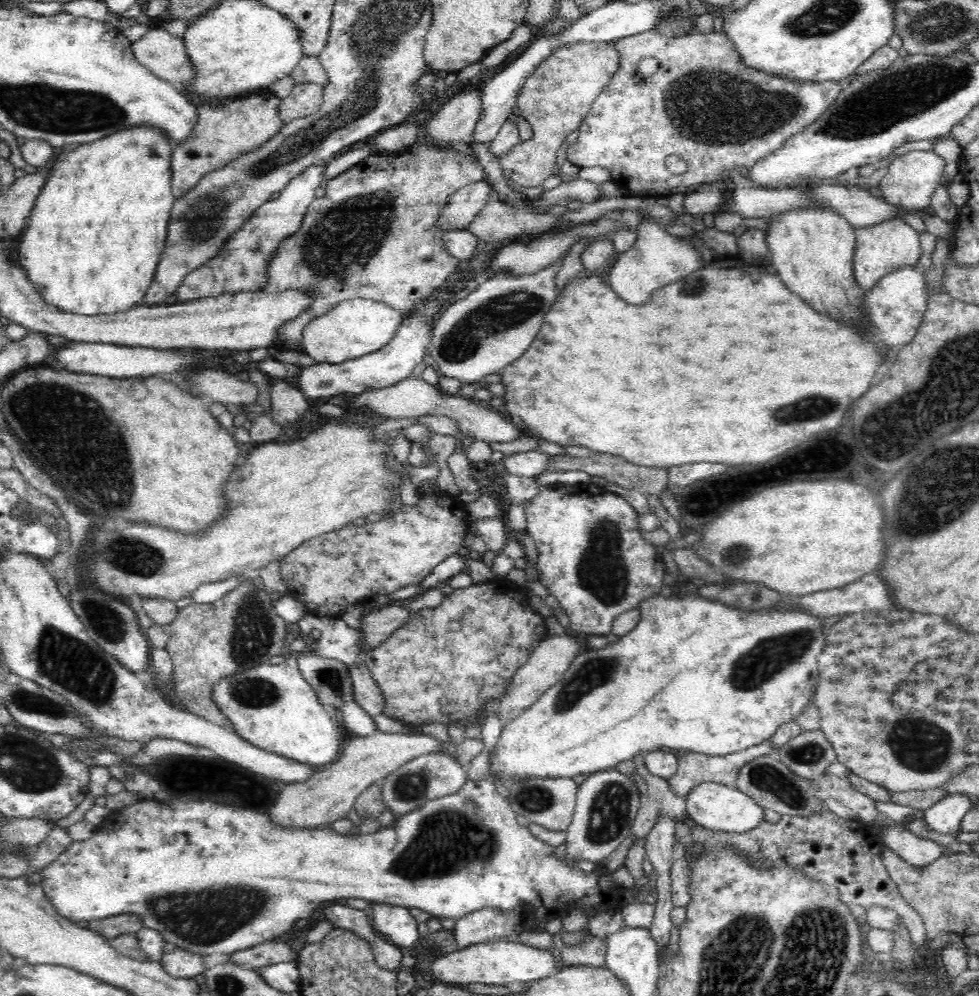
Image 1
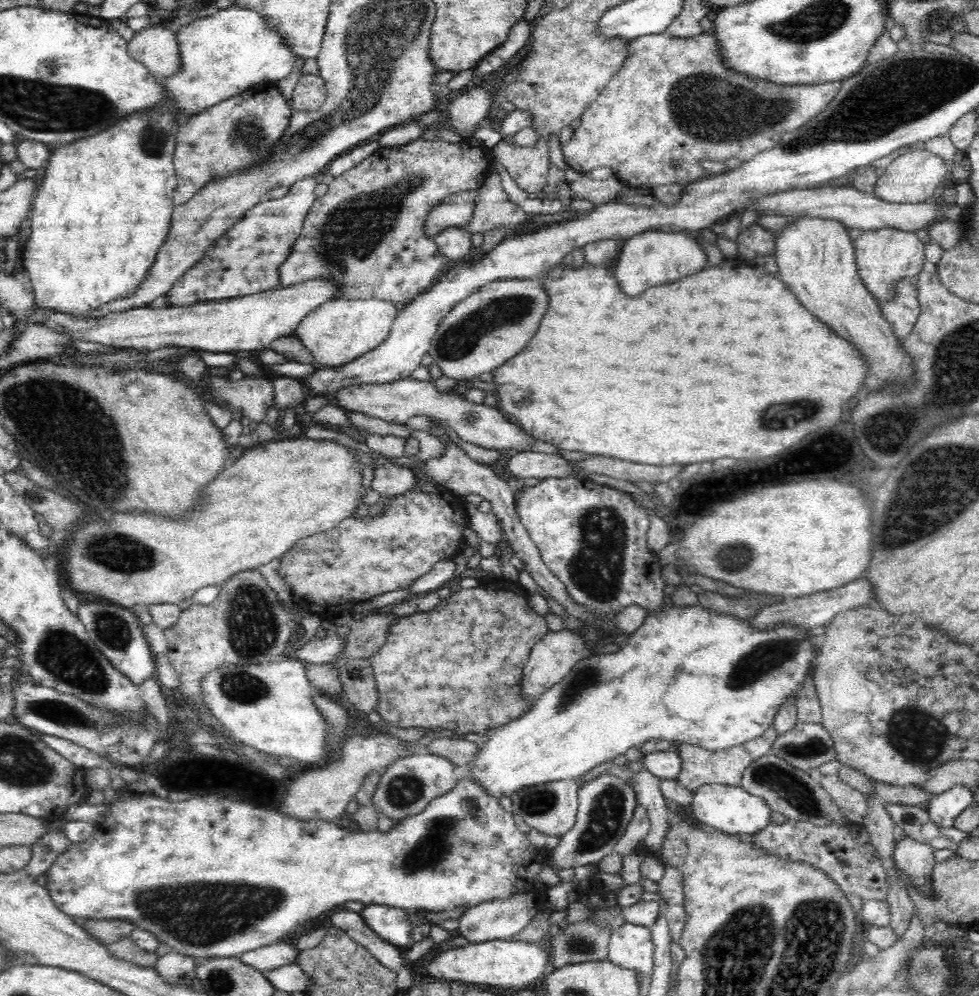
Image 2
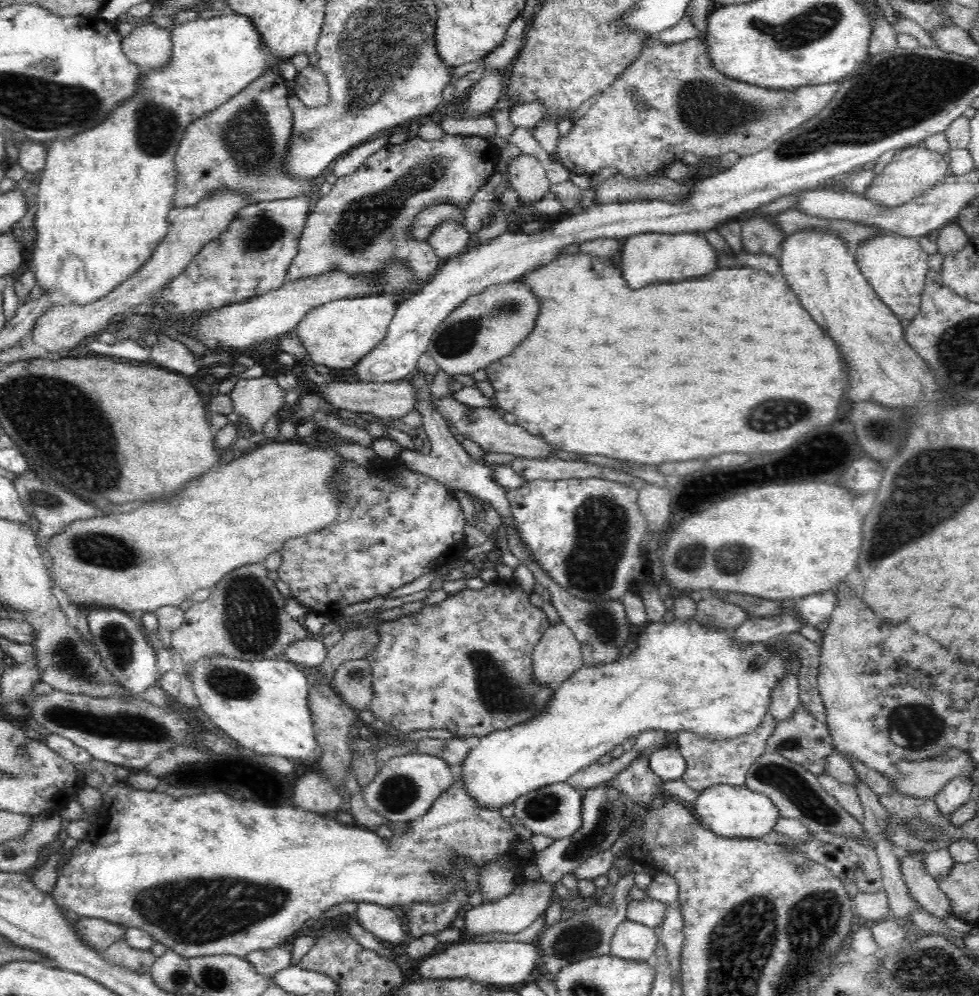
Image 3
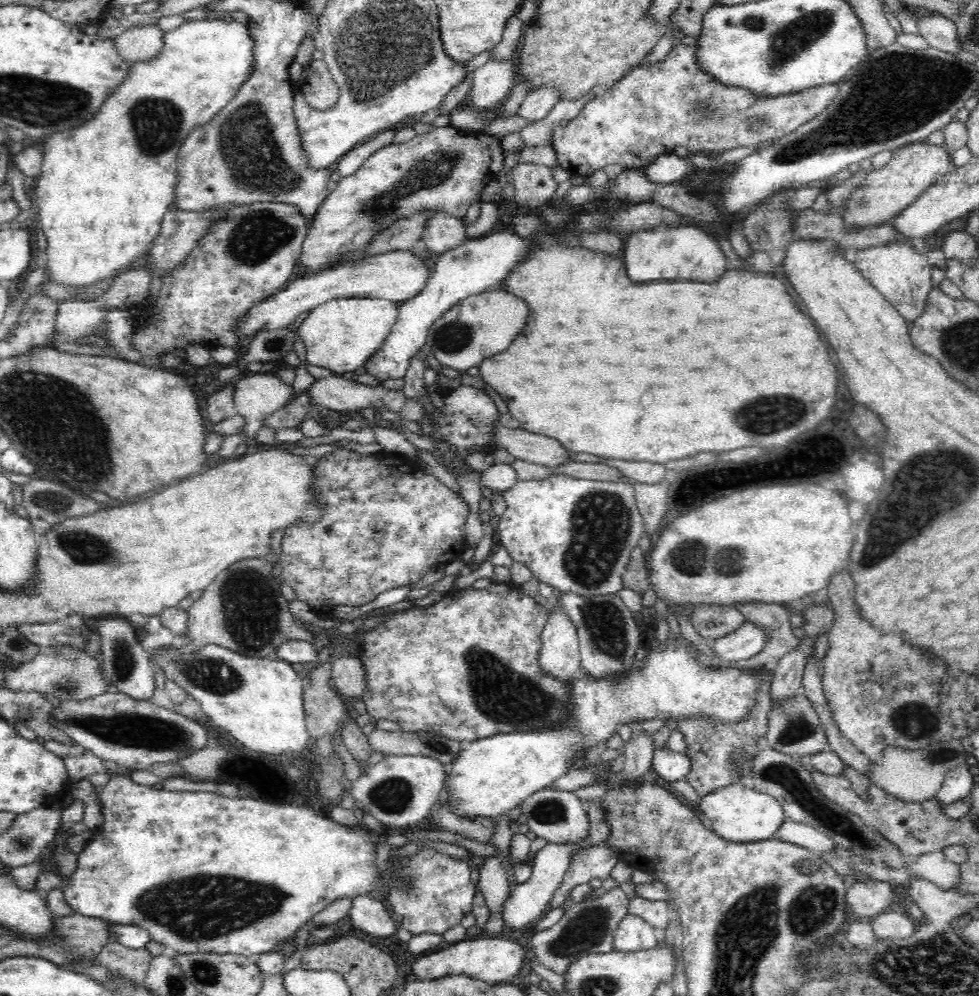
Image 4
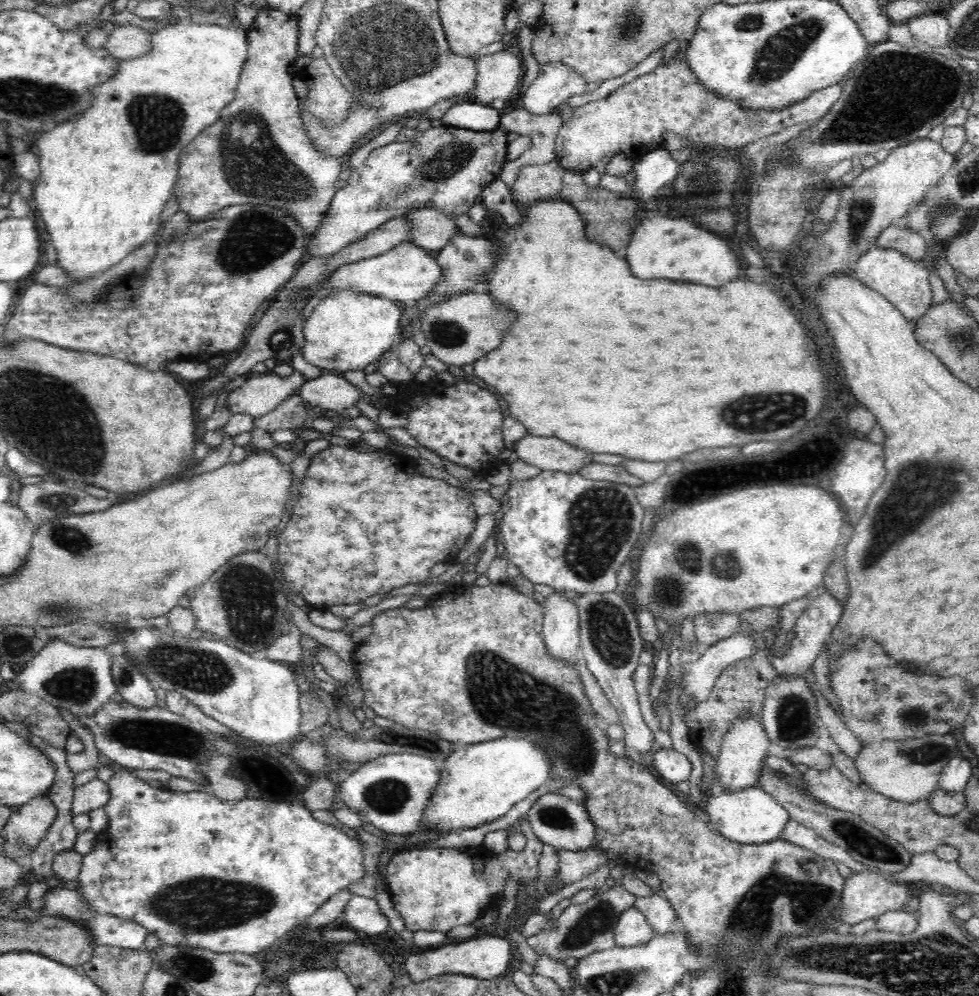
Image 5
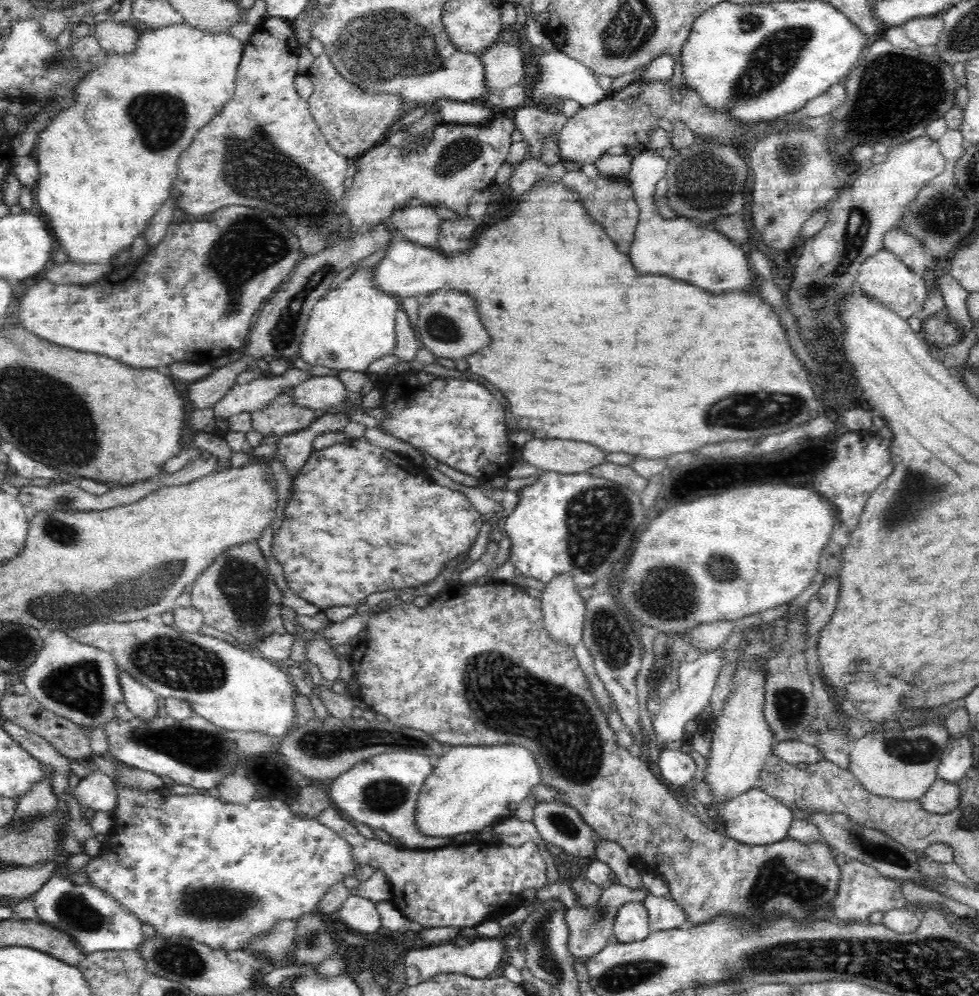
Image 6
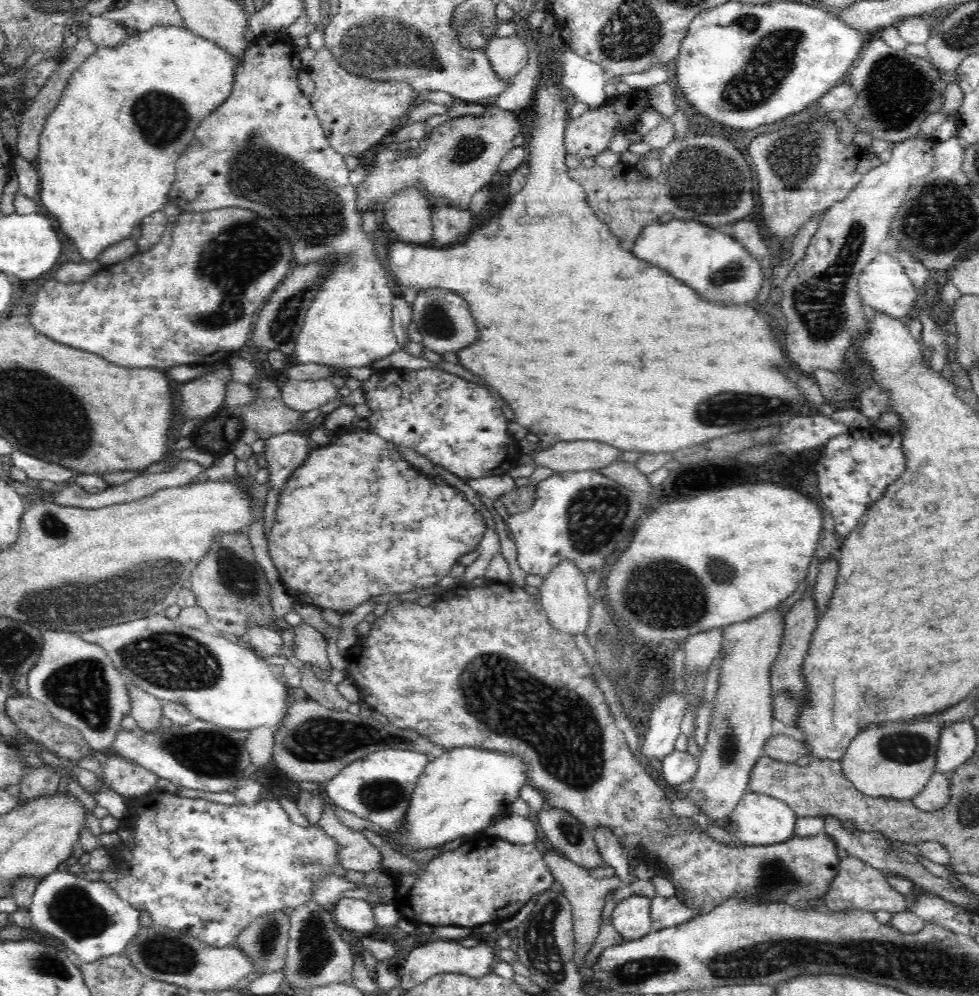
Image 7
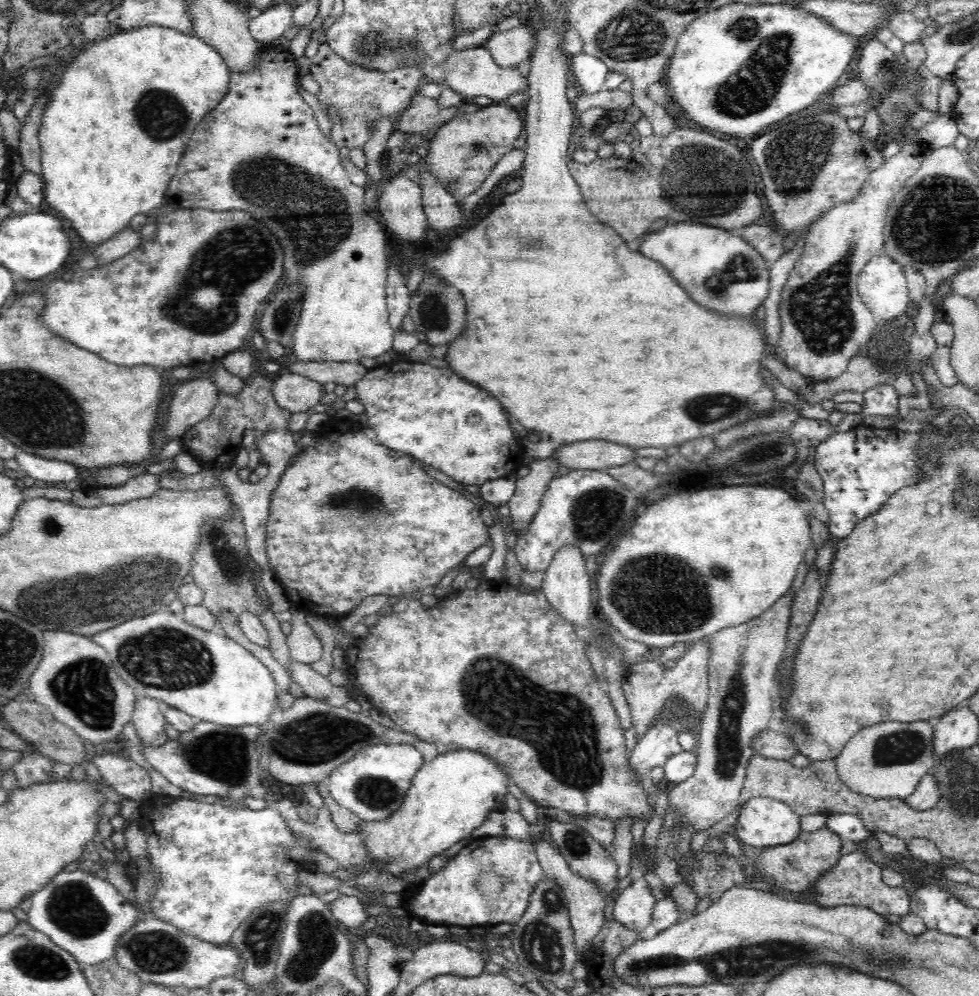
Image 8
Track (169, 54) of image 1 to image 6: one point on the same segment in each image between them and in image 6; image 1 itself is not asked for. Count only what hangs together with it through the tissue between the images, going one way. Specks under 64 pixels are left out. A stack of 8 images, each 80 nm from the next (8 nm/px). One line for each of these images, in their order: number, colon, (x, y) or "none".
2: (156, 48)
3: (149, 47)
4: (138, 44)
5: (128, 42)
6: (113, 38)

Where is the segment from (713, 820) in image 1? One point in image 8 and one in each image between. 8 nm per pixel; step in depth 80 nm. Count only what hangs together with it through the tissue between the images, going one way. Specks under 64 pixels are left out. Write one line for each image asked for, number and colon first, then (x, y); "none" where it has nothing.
2: (730, 809)
3: (731, 811)
4: (736, 812)
5: (749, 816)
6: (755, 817)
7: (758, 820)
8: (762, 822)

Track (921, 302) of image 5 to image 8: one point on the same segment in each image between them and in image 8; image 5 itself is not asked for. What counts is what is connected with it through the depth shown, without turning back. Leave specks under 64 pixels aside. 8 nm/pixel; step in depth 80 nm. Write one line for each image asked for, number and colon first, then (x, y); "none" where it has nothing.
6: (883, 277)
7: (884, 286)
8: (882, 284)

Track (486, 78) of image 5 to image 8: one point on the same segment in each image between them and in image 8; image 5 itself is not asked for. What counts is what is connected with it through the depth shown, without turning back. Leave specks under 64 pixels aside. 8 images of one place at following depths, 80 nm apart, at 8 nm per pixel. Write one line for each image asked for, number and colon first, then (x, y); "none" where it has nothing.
6: (504, 64)
7: (508, 55)
8: (513, 48)

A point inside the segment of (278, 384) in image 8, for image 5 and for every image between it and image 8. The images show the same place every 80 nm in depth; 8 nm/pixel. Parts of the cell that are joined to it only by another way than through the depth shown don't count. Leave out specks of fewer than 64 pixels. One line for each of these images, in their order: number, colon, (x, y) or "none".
5: (328, 391)
6: (326, 392)
7: (302, 395)

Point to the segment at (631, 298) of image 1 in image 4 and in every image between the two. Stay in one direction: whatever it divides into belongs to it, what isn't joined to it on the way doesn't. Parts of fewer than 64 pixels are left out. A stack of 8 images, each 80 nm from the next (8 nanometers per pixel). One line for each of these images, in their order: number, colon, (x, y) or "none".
2: (651, 258)
3: (649, 258)
4: (666, 252)

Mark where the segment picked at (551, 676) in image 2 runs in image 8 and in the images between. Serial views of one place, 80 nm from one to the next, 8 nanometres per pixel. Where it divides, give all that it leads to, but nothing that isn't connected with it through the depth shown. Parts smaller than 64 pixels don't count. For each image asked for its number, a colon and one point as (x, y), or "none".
3: (558, 654)
4: (560, 656)
5: (561, 627)
6: (564, 611)
7: (566, 603)
8: (566, 586)

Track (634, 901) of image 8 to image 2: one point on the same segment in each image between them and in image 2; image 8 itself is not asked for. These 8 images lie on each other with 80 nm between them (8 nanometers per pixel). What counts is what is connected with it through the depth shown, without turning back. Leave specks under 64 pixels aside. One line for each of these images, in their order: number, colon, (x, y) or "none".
2: (631, 947)
3: (632, 941)
4: (634, 934)
5: (632, 929)
6: (632, 924)
7: (631, 917)

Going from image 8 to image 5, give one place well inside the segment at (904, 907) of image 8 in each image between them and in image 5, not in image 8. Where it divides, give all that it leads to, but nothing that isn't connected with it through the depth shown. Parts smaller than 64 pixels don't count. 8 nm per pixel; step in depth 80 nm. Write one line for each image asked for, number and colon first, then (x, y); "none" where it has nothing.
5: (866, 894)
6: (862, 890)
7: (857, 886)

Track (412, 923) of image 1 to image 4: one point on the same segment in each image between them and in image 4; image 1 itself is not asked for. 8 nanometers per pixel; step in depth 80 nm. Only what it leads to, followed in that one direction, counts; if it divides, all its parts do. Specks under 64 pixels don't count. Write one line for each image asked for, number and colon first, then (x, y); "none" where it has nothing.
2: (392, 924)
3: (385, 923)
4: (370, 915)

